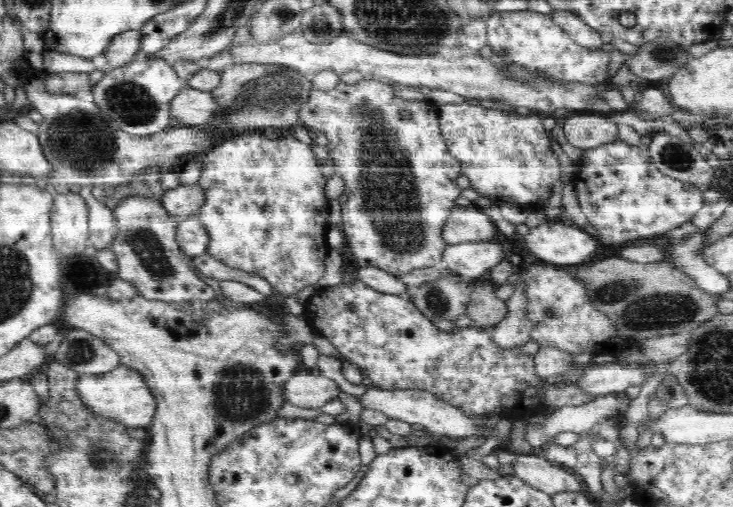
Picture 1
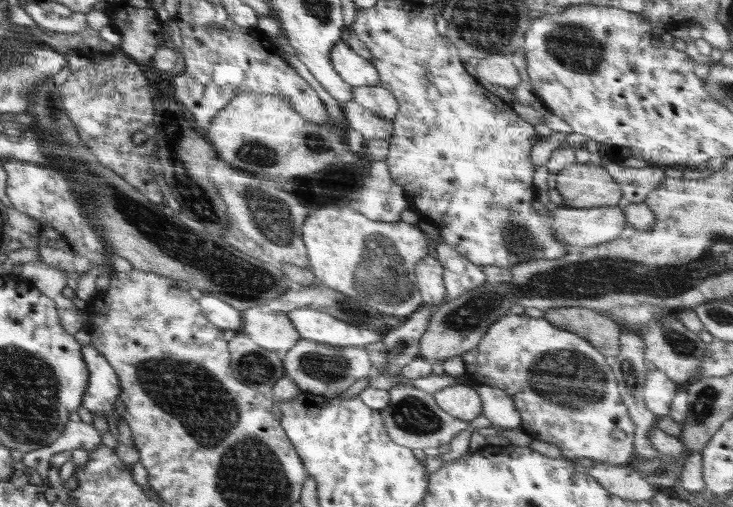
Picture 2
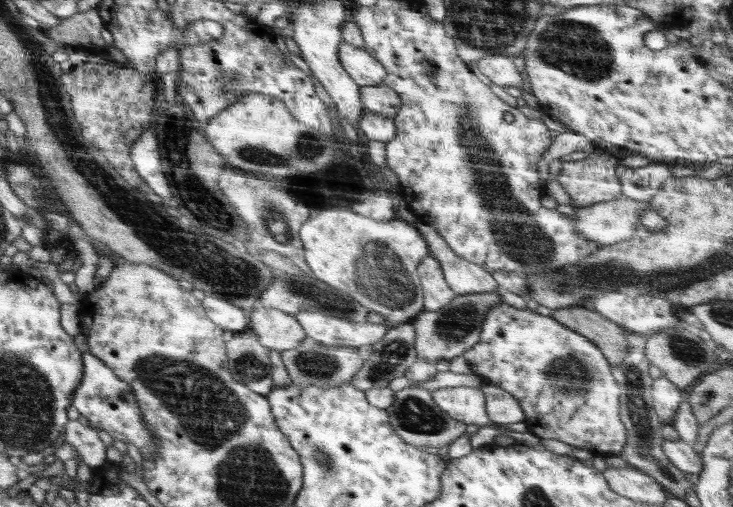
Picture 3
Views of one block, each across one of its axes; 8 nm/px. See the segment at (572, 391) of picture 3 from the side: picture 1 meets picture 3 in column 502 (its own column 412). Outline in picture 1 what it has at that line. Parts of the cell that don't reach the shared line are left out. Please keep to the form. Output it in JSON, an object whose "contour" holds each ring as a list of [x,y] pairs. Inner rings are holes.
{"contour":[[[357,279],[352,282],[352,286],[349,284],[345,284],[345,282],[340,282],[337,285],[318,289],[314,295],[312,295],[308,301],[303,305],[304,315],[309,319],[308,323],[310,324],[312,330],[316,332],[318,335],[326,337],[332,346],[342,354],[344,357],[344,361],[348,361],[352,364],[356,364],[360,369],[362,376],[366,376],[369,378],[374,387],[379,390],[390,391],[390,390],[414,390],[414,391],[428,391],[434,395],[434,397],[438,397],[442,401],[460,408],[464,415],[468,416],[470,419],[477,420],[477,416],[489,416],[492,417],[494,414],[503,415],[504,418],[510,421],[524,421],[526,419],[530,419],[537,414],[545,414],[550,415],[555,411],[558,411],[558,408],[562,408],[562,406],[582,406],[584,404],[589,404],[595,400],[594,396],[587,394],[582,388],[579,386],[575,386],[575,384],[569,384],[568,386],[548,386],[547,382],[538,374],[535,370],[535,356],[530,354],[525,354],[523,352],[522,345],[514,345],[514,348],[501,348],[498,346],[498,343],[494,342],[494,339],[491,337],[491,333],[489,329],[483,327],[455,327],[450,332],[446,332],[444,330],[438,329],[434,325],[430,319],[427,319],[426,316],[422,315],[420,311],[418,311],[418,307],[414,305],[412,301],[409,301],[408,297],[404,295],[395,295],[388,294],[384,292],[380,292],[366,286],[364,282]]]}

